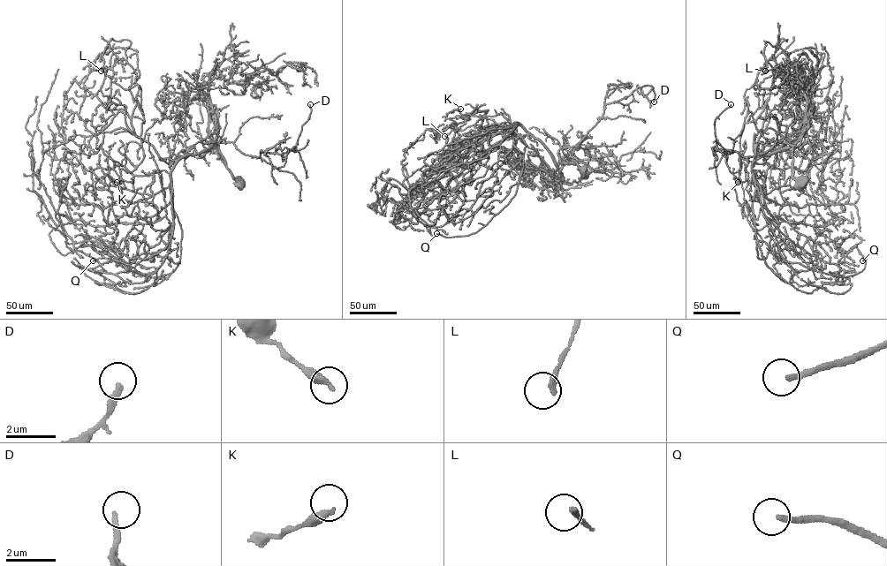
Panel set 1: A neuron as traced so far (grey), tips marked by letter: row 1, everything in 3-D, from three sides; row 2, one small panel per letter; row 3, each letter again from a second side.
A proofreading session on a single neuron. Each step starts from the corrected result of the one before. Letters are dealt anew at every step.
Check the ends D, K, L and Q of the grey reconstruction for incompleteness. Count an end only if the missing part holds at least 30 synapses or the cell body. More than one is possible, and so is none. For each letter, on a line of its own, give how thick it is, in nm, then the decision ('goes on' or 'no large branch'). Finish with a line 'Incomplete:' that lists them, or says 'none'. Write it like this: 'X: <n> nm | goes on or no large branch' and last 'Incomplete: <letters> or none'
D: 220 nm | no large branch
K: 320 nm | no large branch
L: 280 nm | no large branch
Q: 220 nm | goes on
Incomplete: Q

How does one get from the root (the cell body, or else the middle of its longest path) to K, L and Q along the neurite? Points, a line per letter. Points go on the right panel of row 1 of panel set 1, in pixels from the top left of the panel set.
K: (801, 182), (792, 157), (800, 139), (753, 162), (760, 259), (778, 225), (746, 189), (740, 158), (738, 182)
L: (801, 182), (792, 157), (800, 139), (754, 160), (767, 109), (754, 83), (786, 40), (765, 71)
Q: (801, 182), (792, 157), (800, 139), (753, 163), (783, 258), (840, 277), (860, 272), (862, 260)

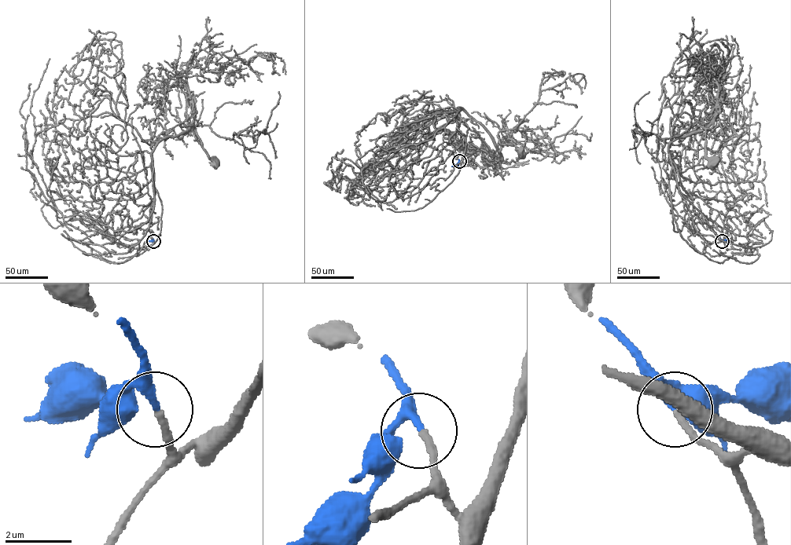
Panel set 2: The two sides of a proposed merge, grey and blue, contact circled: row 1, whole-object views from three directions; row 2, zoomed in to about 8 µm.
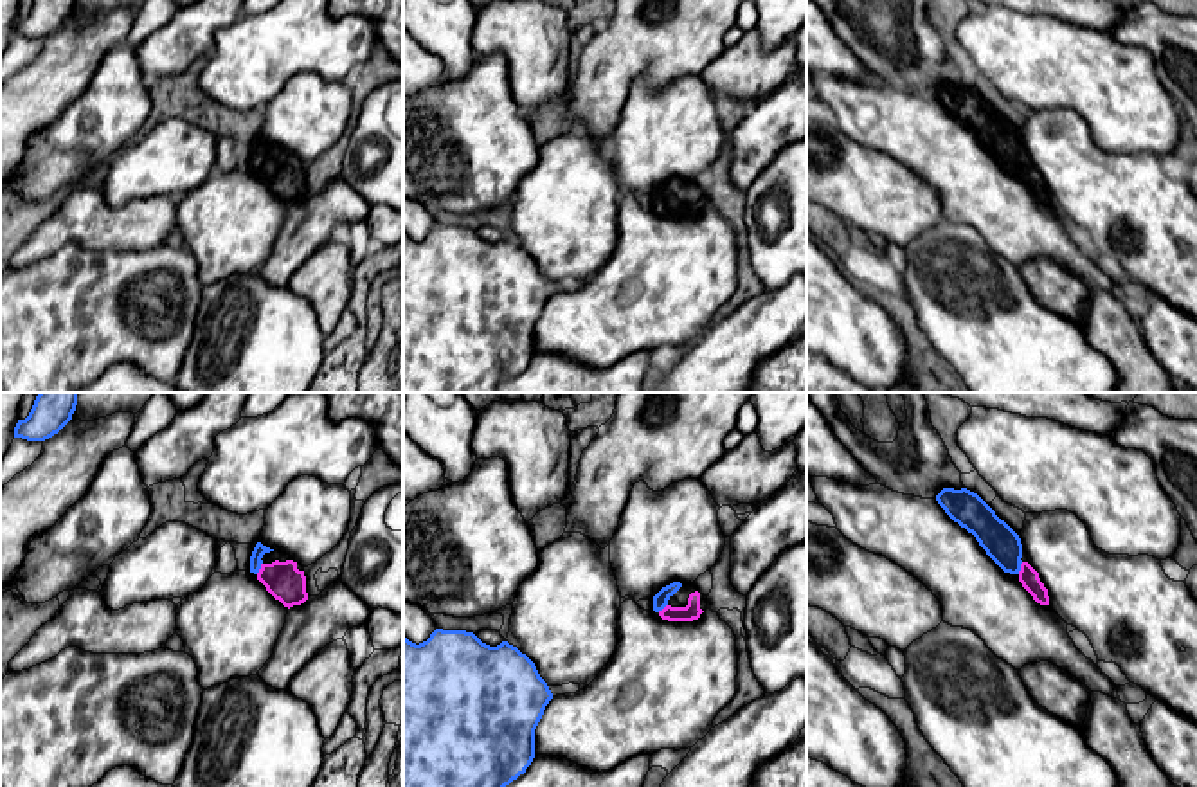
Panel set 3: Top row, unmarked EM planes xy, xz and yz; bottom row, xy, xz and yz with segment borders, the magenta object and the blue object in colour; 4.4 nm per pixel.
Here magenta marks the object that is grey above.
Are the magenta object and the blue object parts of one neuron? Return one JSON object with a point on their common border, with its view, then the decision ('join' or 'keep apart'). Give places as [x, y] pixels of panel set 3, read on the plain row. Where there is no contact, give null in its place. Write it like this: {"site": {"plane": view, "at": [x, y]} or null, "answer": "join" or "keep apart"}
{"site": {"plane": "yz", "at": [1021, 164]}, "answer": "join"}

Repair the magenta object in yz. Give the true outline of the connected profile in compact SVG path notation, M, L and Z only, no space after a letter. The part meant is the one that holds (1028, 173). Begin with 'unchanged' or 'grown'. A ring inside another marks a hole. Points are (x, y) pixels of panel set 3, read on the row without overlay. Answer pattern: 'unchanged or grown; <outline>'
grown; M943 85L936 97L954 119L976 133L1004 169L1019 173L1019 178L1037 200L1049 202L1048 185L1039 169L1021 157L1022 140L1019 131L977 90L967 85Z

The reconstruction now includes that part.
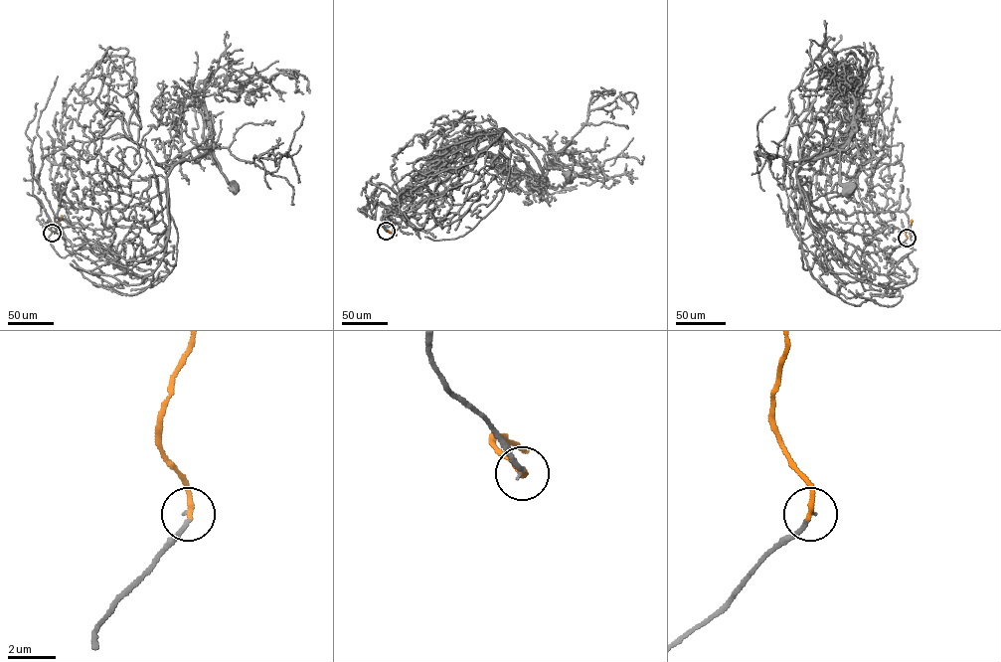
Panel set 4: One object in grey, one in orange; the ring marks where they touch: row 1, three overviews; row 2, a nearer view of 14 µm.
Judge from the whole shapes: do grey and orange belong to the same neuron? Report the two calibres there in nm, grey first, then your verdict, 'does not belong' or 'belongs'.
calibres 170 and 240 nm; belongs

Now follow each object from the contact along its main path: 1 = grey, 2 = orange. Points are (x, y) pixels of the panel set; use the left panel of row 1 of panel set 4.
1: (52, 233), (62, 257), (91, 247), (128, 265), (168, 227), (175, 165), (211, 144), (234, 187)
2: (52, 233), (52, 225), (61, 216)

